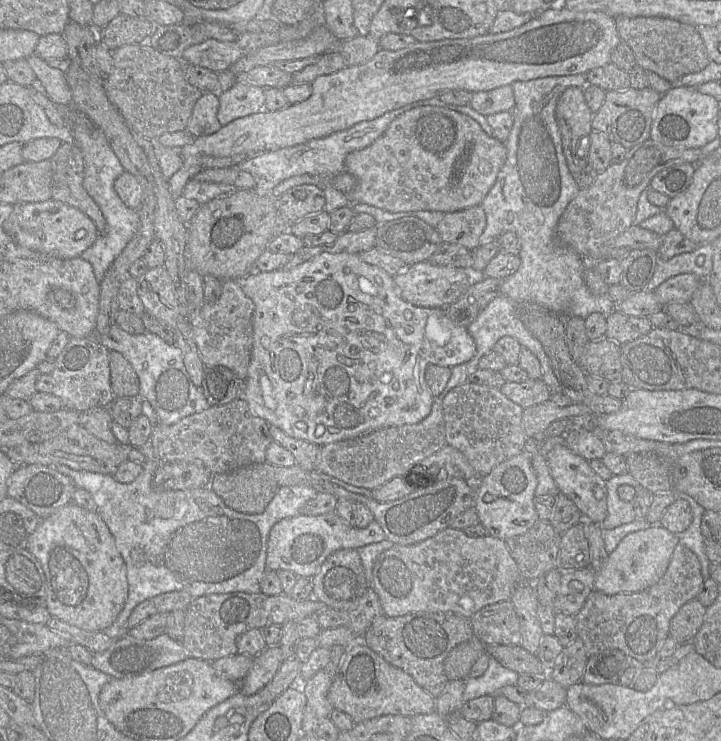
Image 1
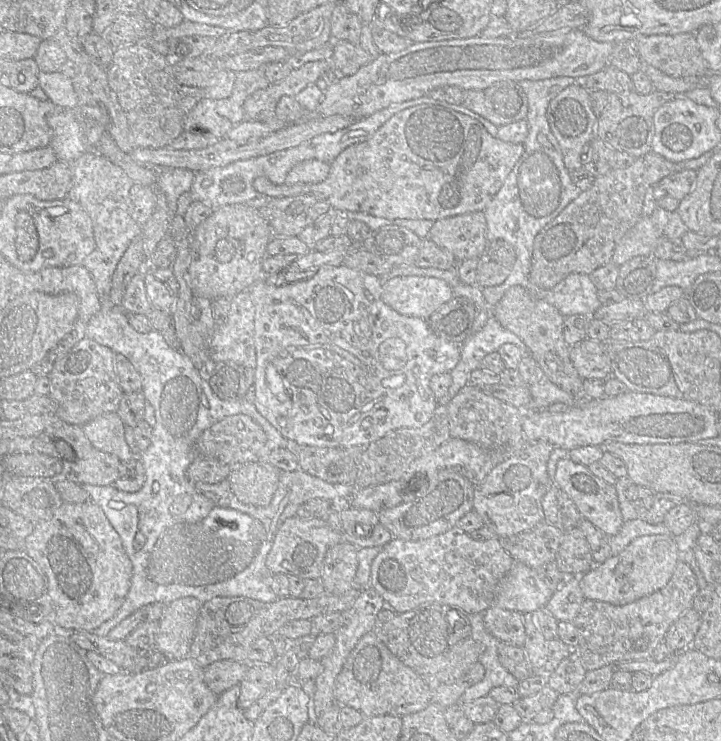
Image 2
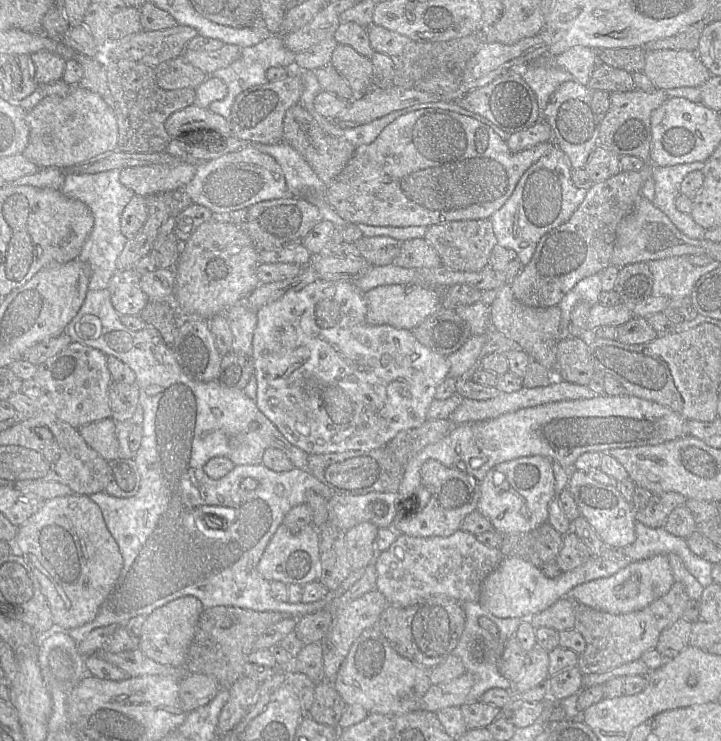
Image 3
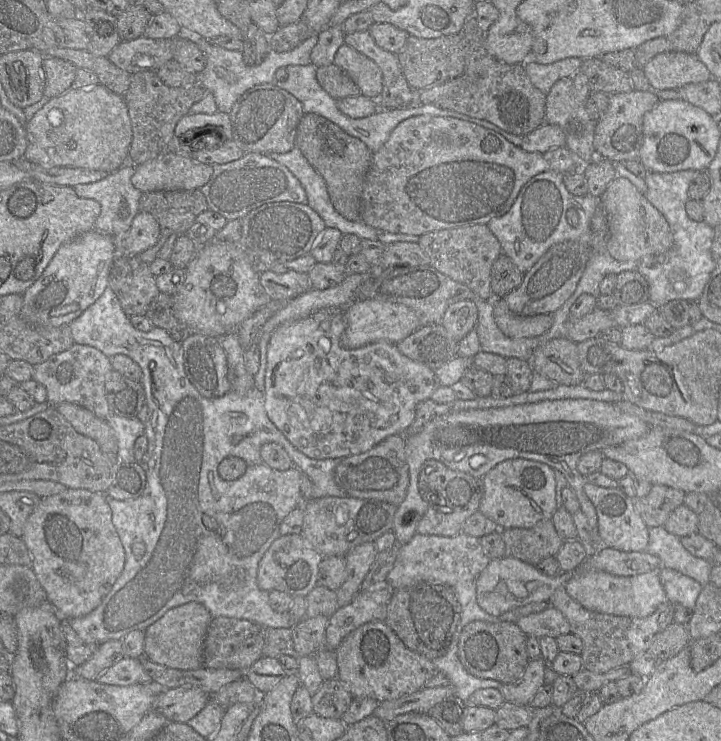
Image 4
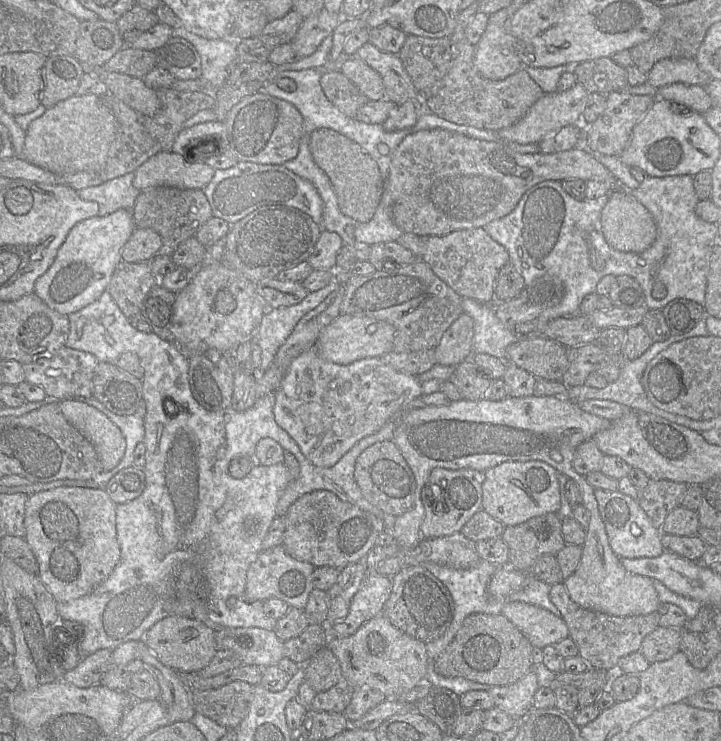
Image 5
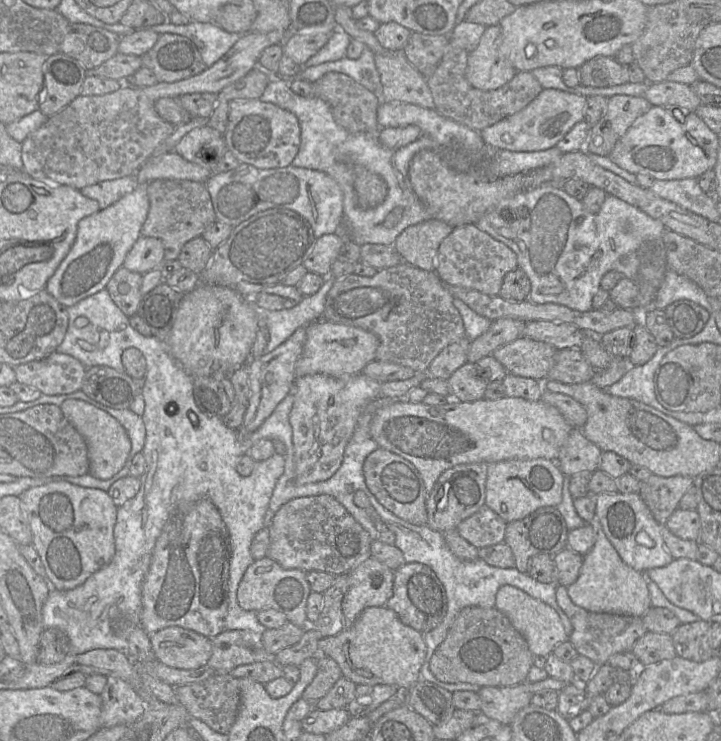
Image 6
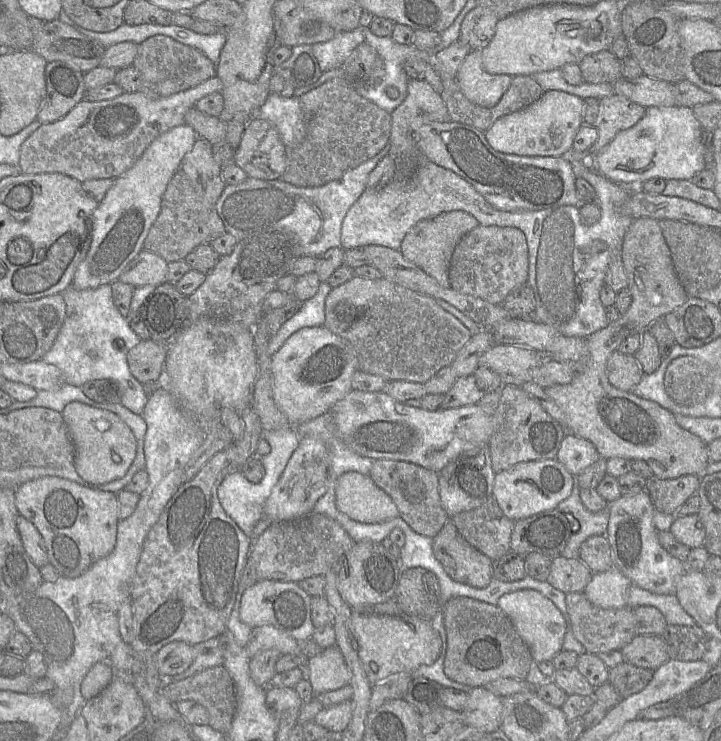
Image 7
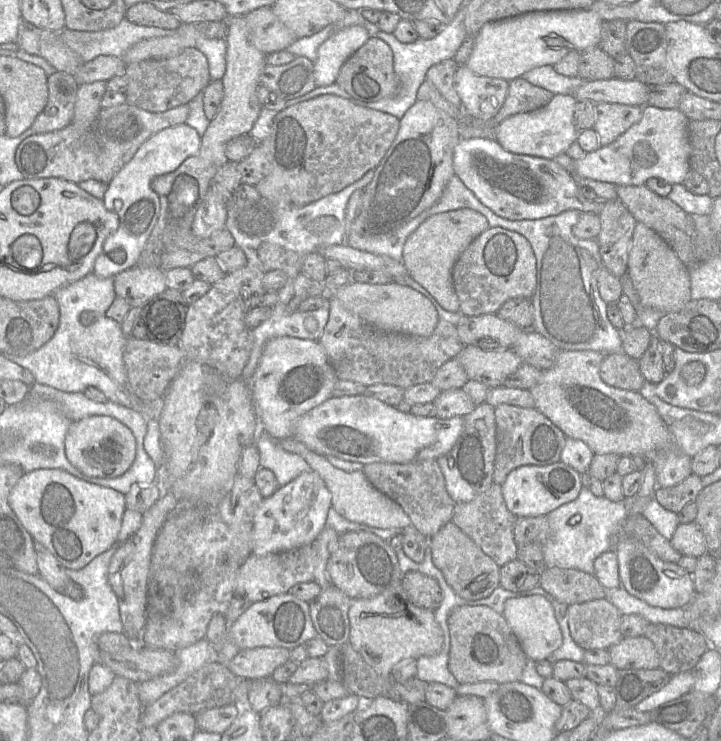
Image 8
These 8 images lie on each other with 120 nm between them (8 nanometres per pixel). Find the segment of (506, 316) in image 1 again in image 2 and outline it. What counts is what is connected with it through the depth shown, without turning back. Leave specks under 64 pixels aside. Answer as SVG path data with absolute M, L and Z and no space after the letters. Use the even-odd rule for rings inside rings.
M492 315L480 331L470 334L461 344L461 357L450 371L452 383L446 397L454 397L460 389L469 384L471 373L479 368L482 359L492 352L497 352L505 343L514 344L528 354L524 342L516 334L504 328Z

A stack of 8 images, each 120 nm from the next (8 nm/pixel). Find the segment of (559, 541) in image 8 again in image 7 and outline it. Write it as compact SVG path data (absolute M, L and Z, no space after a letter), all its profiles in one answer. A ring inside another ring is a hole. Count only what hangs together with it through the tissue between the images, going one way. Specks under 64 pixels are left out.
M575 484L570 496L556 509L565 514L571 525L571 536L561 553L565 558L579 558L582 543L591 536L605 535L609 523L609 511L589 511L580 499L580 488Z

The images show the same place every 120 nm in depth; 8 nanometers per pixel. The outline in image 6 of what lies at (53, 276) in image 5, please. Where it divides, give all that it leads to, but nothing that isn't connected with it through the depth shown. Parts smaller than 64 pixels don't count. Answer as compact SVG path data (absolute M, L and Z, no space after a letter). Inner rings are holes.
M137 181L136 187L115 203L79 221L71 249L44 289L61 305L71 307L82 299L106 289L108 281L123 265L128 252L141 236L141 228L149 210L147 184Z

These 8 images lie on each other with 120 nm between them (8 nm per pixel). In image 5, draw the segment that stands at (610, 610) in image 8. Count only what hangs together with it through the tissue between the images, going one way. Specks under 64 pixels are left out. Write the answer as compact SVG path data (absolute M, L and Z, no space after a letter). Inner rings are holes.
M563 582L552 584L549 595L551 602L559 610L561 618L568 627L569 637L578 647L578 655L595 669L617 671L616 665L619 659L639 651L644 637L659 627L656 613L638 616L612 616L584 609L570 599Z

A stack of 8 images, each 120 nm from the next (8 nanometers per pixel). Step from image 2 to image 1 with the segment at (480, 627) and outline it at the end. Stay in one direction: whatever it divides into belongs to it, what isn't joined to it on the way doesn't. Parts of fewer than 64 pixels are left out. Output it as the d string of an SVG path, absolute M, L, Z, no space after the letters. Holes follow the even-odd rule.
M489 656L488 667L484 674L478 678L468 677L465 680L463 702L481 696L495 696L503 687L516 685L518 677L518 673L502 666L496 659Z

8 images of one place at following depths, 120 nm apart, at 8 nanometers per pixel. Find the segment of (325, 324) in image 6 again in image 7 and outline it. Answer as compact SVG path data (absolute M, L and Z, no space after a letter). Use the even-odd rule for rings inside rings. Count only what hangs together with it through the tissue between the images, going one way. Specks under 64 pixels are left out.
M325 326L304 327L292 334L271 357L273 375L273 398L286 416L288 425L296 427L329 411L334 403L344 398L351 390L351 380L358 371L358 360L353 347Z

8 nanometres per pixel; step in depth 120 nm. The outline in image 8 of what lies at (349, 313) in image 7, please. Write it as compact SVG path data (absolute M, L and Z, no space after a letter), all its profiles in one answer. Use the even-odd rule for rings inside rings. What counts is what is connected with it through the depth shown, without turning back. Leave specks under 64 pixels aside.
M329 297L329 317L319 343L325 349L338 380L349 380L365 386L393 385L404 389L428 383L438 369L455 358L463 348L456 326L439 319L428 337L383 332L366 324L347 310L335 297Z

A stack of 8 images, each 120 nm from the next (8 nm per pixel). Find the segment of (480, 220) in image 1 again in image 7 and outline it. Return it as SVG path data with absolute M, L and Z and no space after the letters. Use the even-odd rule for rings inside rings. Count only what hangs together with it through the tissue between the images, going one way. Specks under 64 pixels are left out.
M477 226L455 246L448 278L453 290L498 305L512 290L528 282L528 268L528 247L522 231L513 227Z

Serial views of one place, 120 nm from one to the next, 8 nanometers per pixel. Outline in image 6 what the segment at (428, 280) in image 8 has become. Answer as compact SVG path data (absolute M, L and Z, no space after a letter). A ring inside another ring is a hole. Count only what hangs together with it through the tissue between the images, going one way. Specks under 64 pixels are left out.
M428 219L406 228L394 247L403 260L423 263L435 270L440 246L453 228L439 219Z

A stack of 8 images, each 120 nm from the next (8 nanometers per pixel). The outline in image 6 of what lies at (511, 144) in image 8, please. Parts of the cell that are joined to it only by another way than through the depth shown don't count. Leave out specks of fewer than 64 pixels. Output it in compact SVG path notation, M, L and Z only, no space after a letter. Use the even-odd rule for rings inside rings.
M543 89L525 108L484 128L480 134L492 148L515 152L547 150L555 147L577 123L585 121L586 98L558 89Z

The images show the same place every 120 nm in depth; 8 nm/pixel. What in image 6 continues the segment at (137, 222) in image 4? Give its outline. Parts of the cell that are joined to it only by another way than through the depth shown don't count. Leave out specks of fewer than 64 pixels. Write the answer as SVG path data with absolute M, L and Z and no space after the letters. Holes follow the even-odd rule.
M140 236L128 252L122 266L143 275L158 268L164 260L161 241L154 237Z

